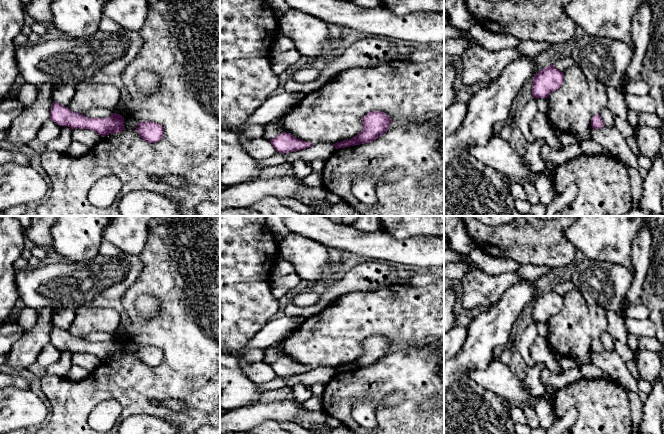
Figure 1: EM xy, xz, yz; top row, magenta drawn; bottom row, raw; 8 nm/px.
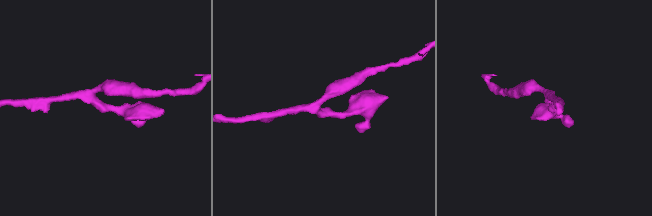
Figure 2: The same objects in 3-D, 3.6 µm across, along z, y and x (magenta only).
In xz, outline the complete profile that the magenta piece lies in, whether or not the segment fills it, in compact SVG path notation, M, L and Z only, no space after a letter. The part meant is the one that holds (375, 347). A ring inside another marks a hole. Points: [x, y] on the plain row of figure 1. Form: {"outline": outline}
{"outline": "M381 335L368 336L363 342L363 353L358 358L349 364L334 367L336 373L371 367L385 358L390 351L392 344L390 341Z"}

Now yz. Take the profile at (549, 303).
{"outline": "M553 288L534 298L532 307L533 322L548 322L548 320L559 313L564 305L564 297Z"}

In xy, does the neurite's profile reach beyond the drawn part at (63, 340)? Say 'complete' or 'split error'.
complete

